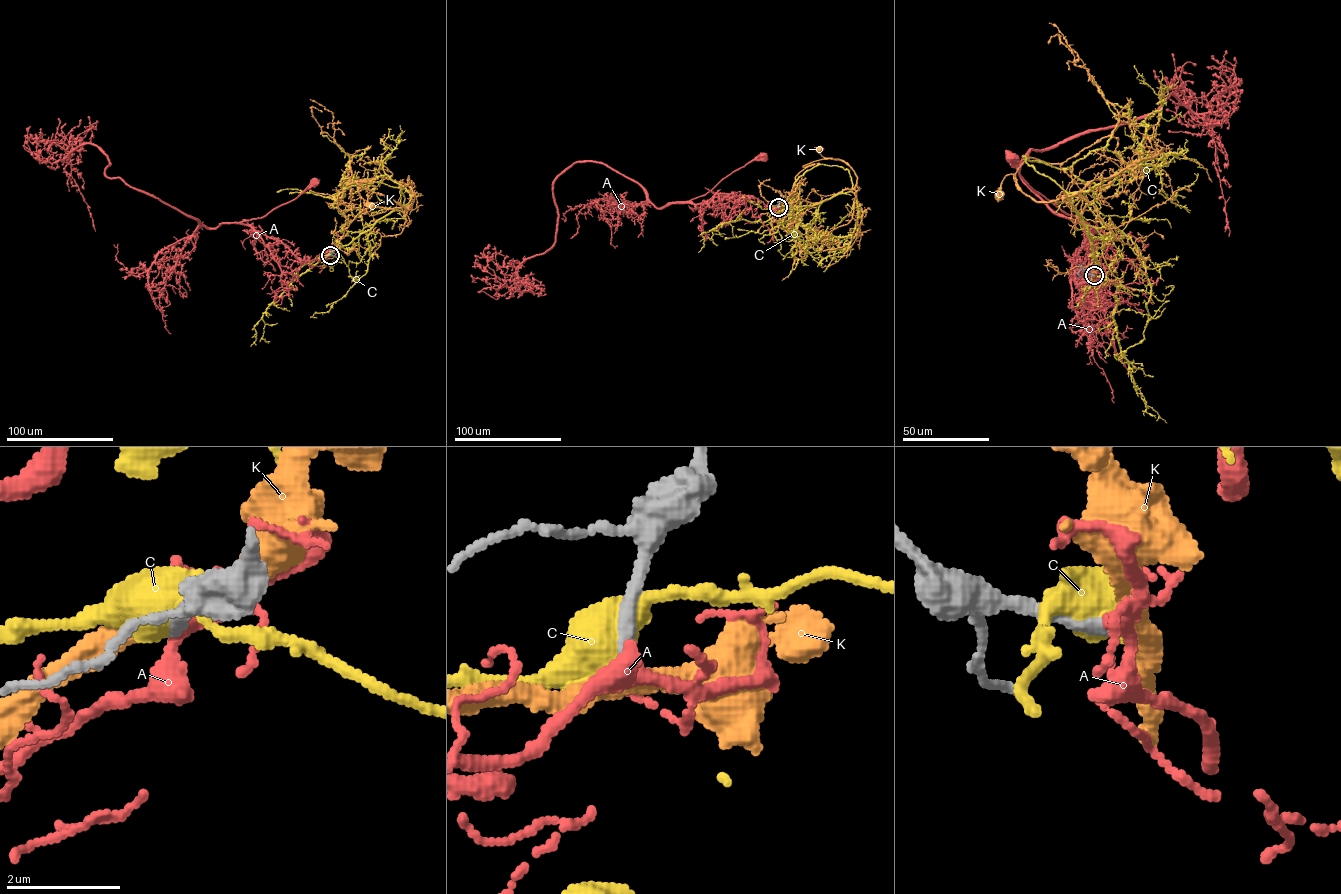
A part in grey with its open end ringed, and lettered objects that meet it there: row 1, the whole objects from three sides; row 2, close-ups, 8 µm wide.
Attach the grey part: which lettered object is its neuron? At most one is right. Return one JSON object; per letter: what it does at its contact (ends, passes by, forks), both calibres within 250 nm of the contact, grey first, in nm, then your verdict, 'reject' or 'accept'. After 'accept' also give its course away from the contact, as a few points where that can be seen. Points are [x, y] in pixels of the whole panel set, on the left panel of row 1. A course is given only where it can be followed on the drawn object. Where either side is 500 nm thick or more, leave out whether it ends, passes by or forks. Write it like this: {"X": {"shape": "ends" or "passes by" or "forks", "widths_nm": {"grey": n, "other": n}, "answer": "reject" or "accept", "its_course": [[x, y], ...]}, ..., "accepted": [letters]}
{"A": {"shape": "passes by", "widths_nm": {"grey": 220, "other": 240}, "answer": "reject"}, "C": {"widths_nm": {"grey": 280, "other": 550}, "answer": "reject"}, "K": {"shape": "passes by", "widths_nm": {"grey": 200, "other": 360}, "answer": "reject"}, "accepted": []}

